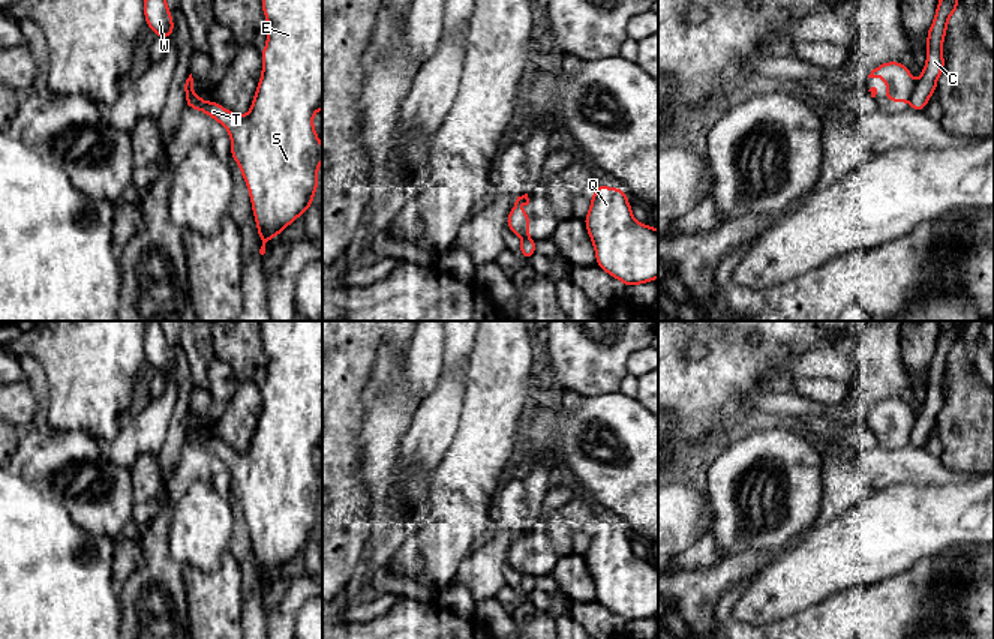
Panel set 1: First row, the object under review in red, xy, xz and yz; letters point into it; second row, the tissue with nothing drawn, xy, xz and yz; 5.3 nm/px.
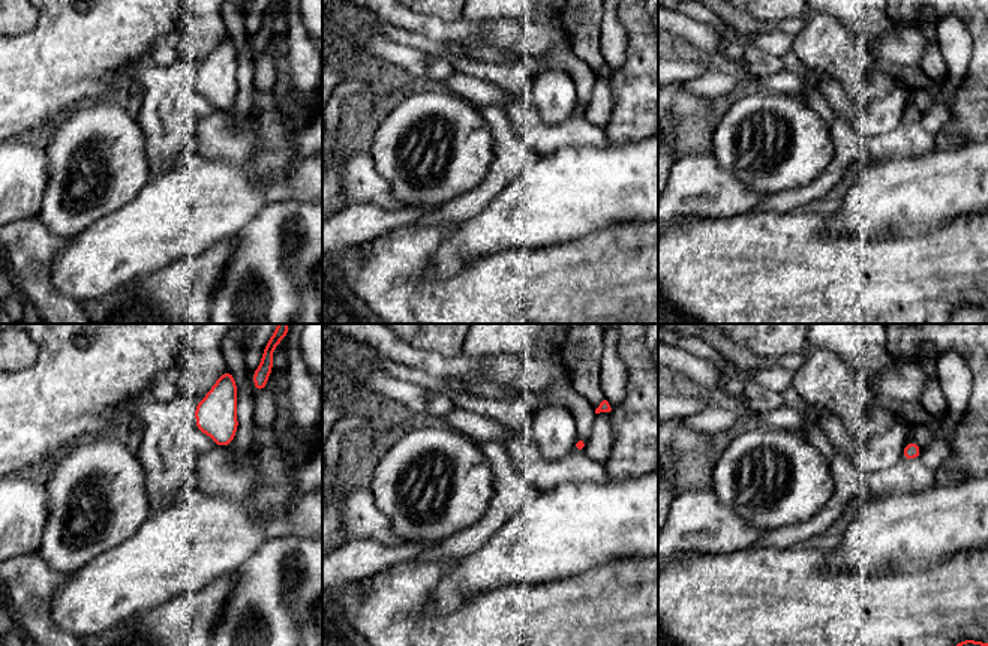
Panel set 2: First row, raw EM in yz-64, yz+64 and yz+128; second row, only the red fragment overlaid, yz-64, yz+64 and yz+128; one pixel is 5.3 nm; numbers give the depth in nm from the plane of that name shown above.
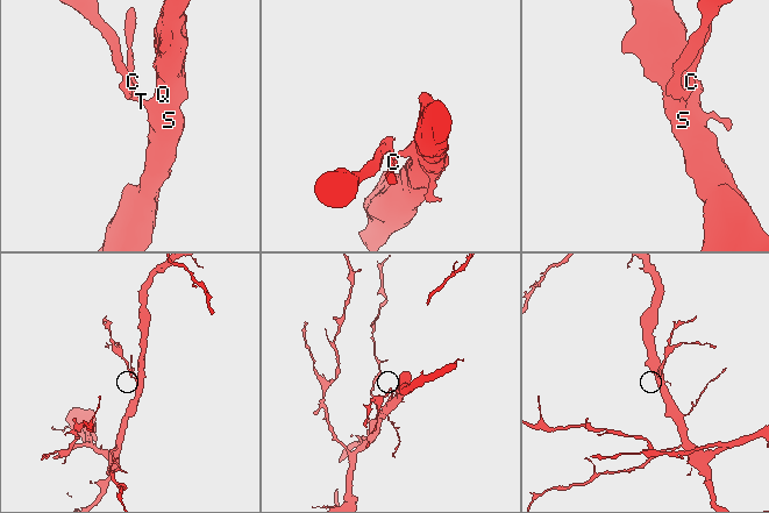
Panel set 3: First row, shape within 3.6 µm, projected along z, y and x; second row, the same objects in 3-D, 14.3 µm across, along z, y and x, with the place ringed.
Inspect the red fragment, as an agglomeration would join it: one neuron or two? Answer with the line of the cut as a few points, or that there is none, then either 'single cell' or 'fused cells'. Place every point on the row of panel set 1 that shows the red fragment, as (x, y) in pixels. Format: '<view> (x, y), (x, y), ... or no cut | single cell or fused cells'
yz (916, 83), (909, 99) | fused cells

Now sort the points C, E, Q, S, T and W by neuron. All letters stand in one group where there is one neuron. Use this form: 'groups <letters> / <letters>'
groups C E Q S T / W

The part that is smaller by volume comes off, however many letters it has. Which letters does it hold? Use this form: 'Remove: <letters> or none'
Remove: W

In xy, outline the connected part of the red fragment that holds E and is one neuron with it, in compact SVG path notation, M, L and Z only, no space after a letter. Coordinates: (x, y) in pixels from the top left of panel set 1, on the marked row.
M262 0L262 12L268 22L267 44L261 51L262 72L249 112L237 116L214 100L205 102L193 92L186 96L186 106L205 112L231 136L231 158L238 164L249 190L262 242L261 255L265 254L265 243L270 238L309 210L318 190L322 146L313 128L313 114L322 110L322 0Z

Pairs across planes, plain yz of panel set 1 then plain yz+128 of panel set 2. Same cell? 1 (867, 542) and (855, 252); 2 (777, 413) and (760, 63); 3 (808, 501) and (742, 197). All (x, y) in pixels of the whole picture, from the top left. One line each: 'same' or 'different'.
1: different
2: same
3: different

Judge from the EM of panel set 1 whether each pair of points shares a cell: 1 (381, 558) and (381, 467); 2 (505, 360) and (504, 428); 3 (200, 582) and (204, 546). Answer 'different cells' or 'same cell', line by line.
1: same cell
2: same cell
3: different cells

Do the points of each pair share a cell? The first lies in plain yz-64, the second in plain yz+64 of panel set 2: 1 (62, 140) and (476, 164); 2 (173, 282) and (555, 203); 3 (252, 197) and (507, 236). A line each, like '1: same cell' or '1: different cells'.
1: same cell
2: different cells
3: same cell

